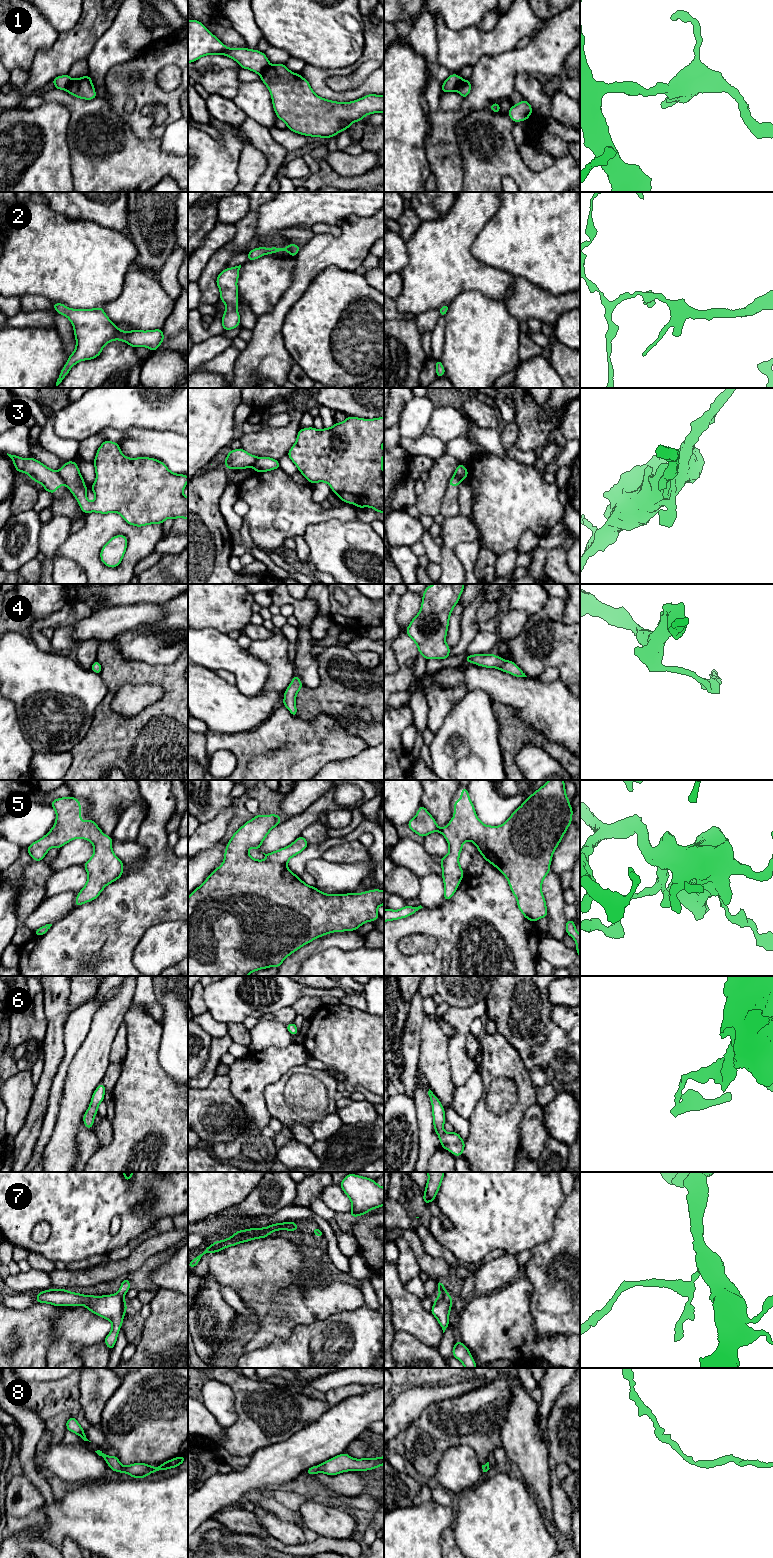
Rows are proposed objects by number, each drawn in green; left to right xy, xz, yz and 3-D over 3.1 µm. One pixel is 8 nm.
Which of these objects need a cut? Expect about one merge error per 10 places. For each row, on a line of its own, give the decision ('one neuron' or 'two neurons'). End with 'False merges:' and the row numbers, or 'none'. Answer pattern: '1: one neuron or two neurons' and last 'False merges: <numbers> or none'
1: two neurons
2: one neuron
3: two neurons
4: one neuron
5: one neuron
6: one neuron
7: one neuron
8: one neuron
False merges: 1, 3

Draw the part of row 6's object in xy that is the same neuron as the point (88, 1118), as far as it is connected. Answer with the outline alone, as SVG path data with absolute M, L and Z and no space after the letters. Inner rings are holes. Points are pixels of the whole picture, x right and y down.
M100 1083L92 1095L91 1103L83 1116L83 1122L87 1129L91 1129L94 1124L94 1117L98 1112L99 1104L103 1102L105 1092L105 1086Z

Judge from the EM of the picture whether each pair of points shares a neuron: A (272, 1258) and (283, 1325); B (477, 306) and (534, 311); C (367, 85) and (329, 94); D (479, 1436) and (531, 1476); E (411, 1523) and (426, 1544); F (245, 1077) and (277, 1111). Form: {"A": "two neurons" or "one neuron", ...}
{"A": "one neuron", "B": "two neurons", "C": "one neuron", "D": "two neurons", "E": "one neuron", "F": "two neurons"}

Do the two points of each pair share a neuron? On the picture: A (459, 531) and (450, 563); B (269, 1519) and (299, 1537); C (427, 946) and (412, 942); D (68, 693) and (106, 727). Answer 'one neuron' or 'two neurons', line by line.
A: one neuron
B: one neuron
C: one neuron
D: two neurons

